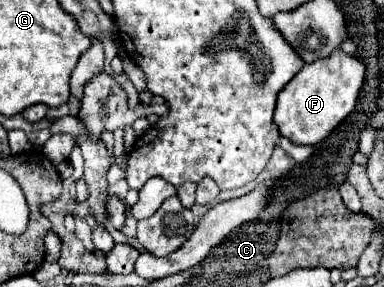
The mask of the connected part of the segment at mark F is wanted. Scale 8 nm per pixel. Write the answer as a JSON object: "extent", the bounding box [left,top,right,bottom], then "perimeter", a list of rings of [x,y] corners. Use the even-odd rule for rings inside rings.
{"extent":[274,49,364,145],"perimeter":[[[334,49],[328,57],[306,63],[278,93],[274,123],[280,135],[296,145],[316,145],[326,139],[328,133],[352,113],[360,95],[364,71],[364,63],[342,49]]]}

